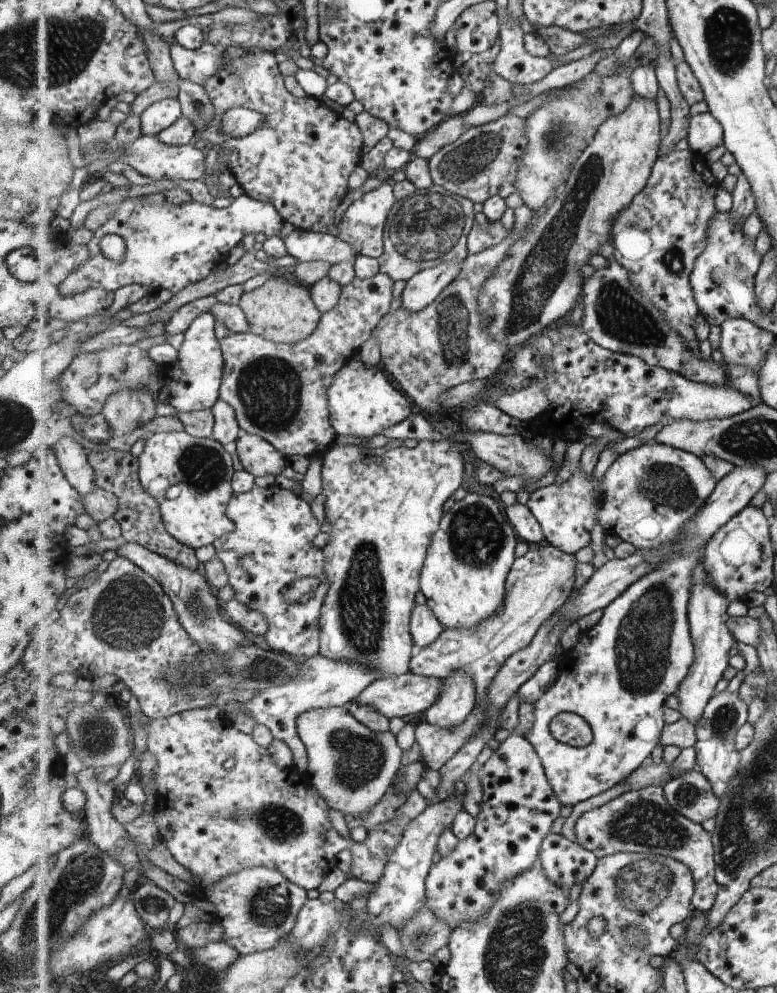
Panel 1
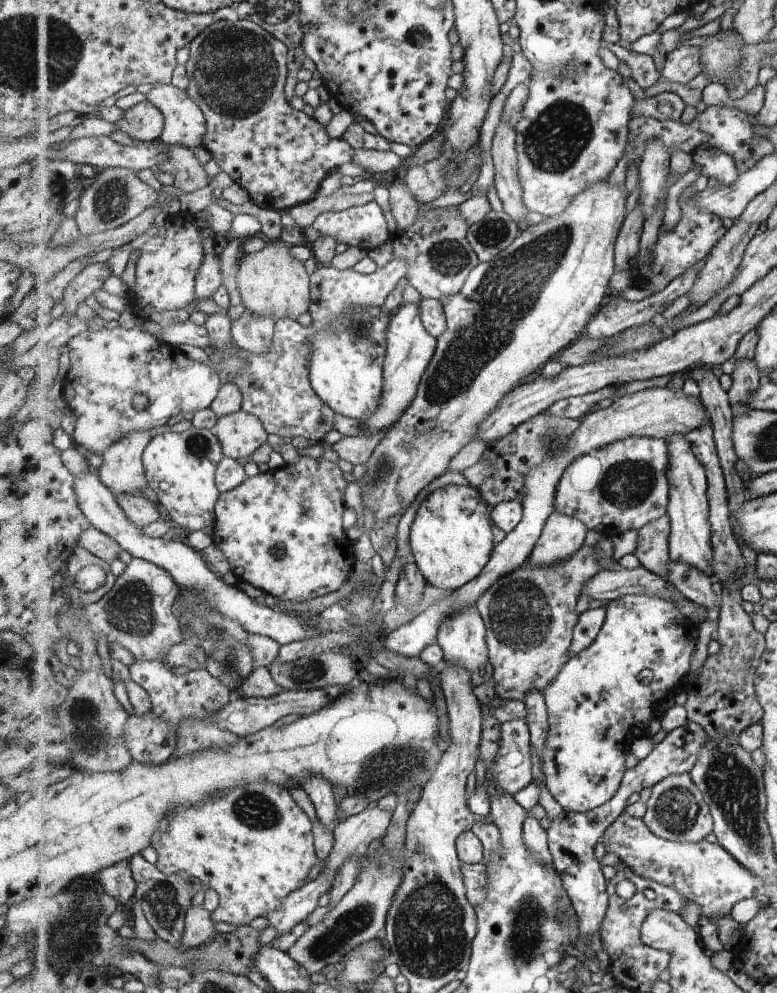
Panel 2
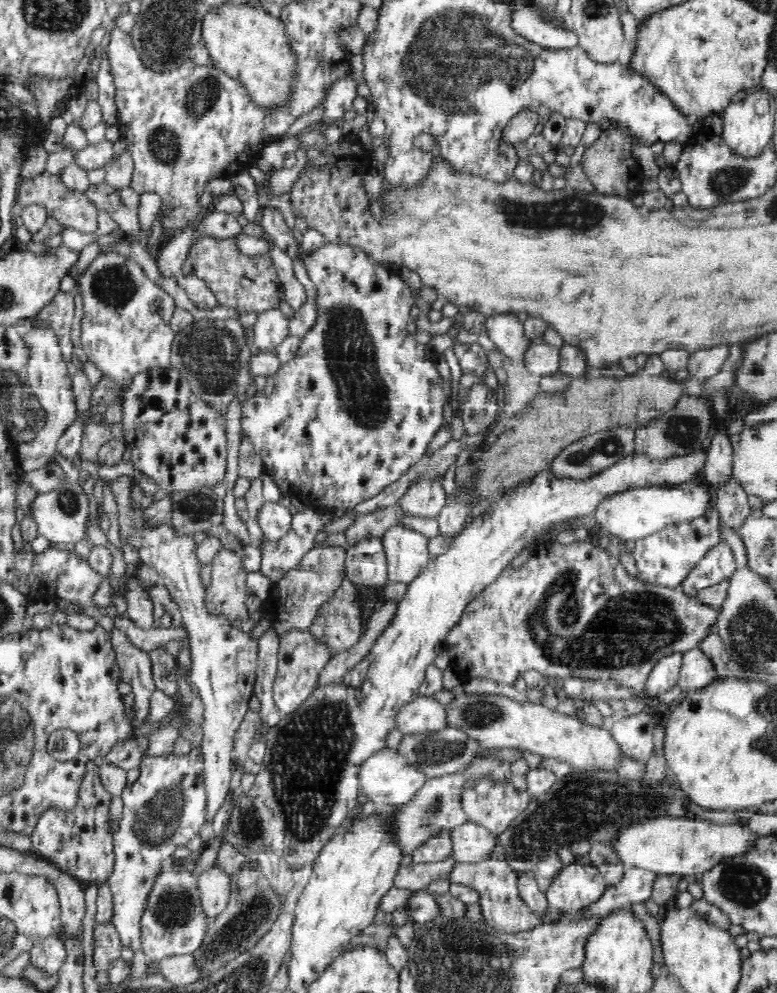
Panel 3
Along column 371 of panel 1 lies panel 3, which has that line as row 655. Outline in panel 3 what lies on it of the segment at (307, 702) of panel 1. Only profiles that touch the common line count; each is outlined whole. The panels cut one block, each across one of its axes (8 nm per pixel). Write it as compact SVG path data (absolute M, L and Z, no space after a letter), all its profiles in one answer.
M674 652L662 657L649 672L645 681L645 696L659 696L677 684L684 652Z

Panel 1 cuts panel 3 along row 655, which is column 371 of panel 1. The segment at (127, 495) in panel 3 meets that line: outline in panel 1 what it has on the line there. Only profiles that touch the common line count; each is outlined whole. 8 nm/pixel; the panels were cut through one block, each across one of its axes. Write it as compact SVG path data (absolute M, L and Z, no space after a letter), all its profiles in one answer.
M386 178L379 187L372 191L366 192L359 200L353 204L345 212L342 224L339 227L338 237L345 242L349 242L359 255L381 258L384 250L385 227L389 220L389 215L393 210L393 206L398 200L394 192L394 182Z

